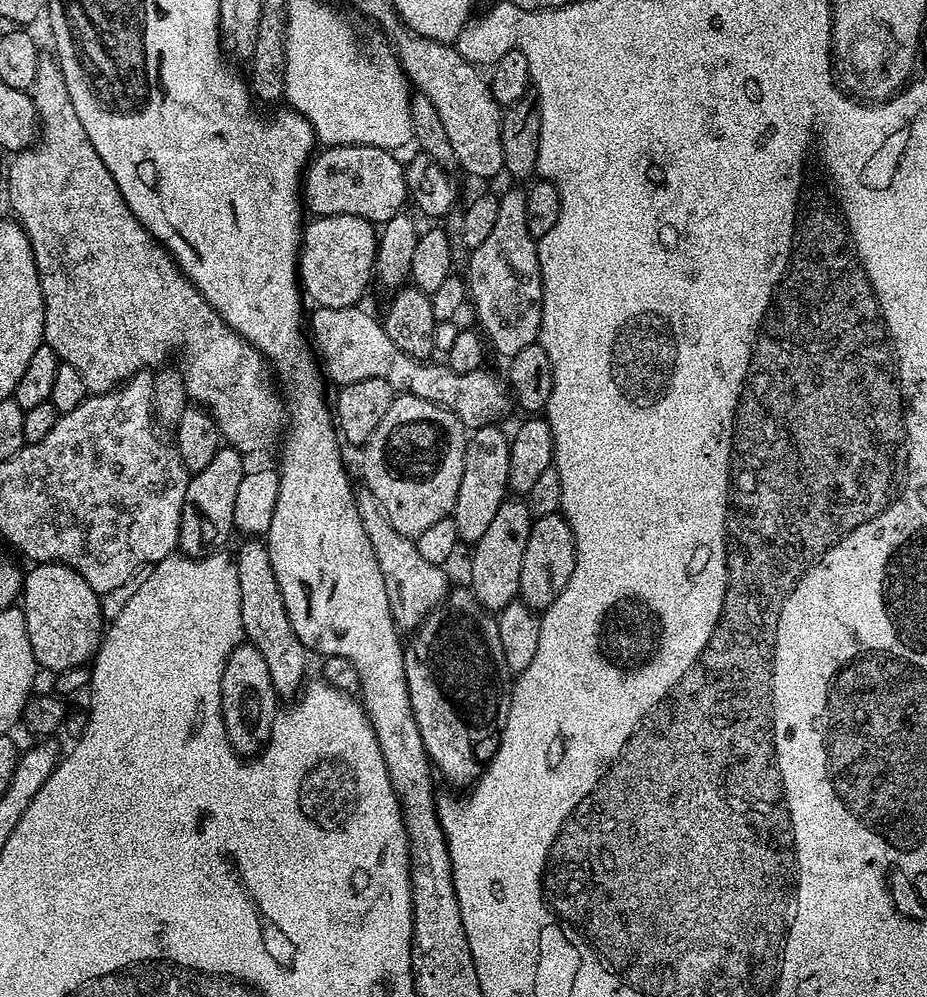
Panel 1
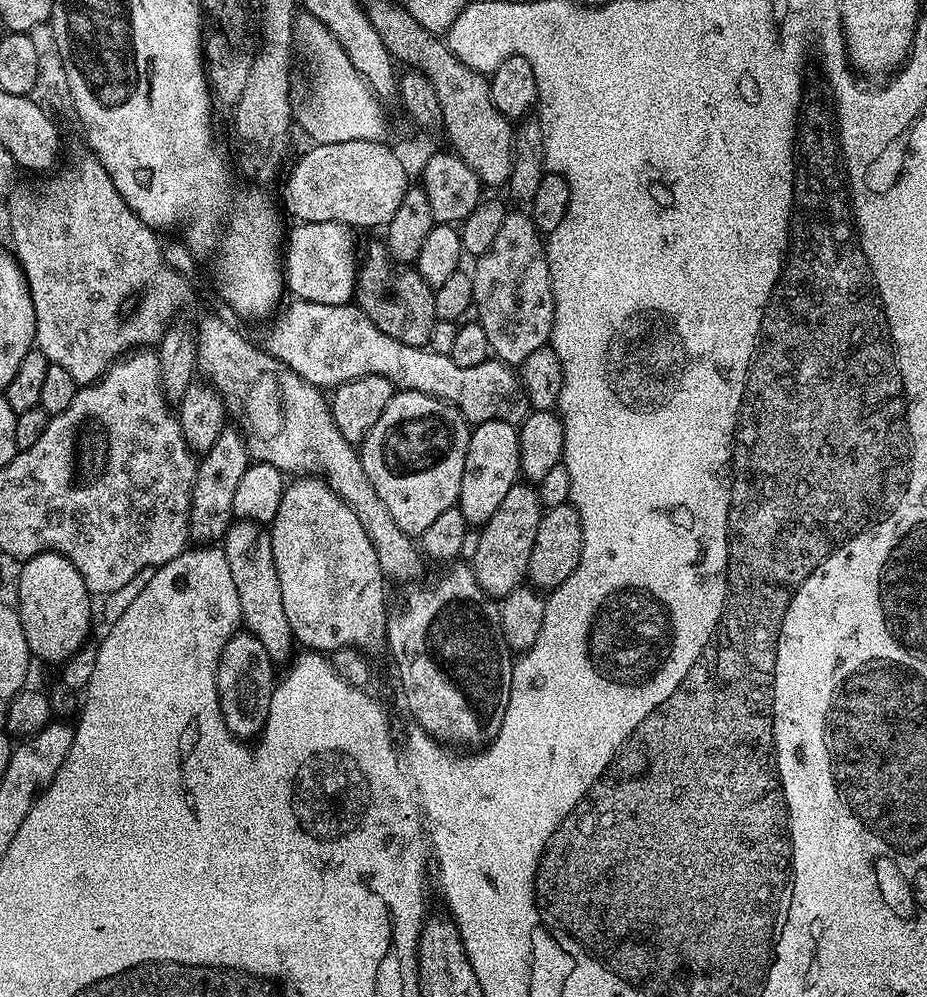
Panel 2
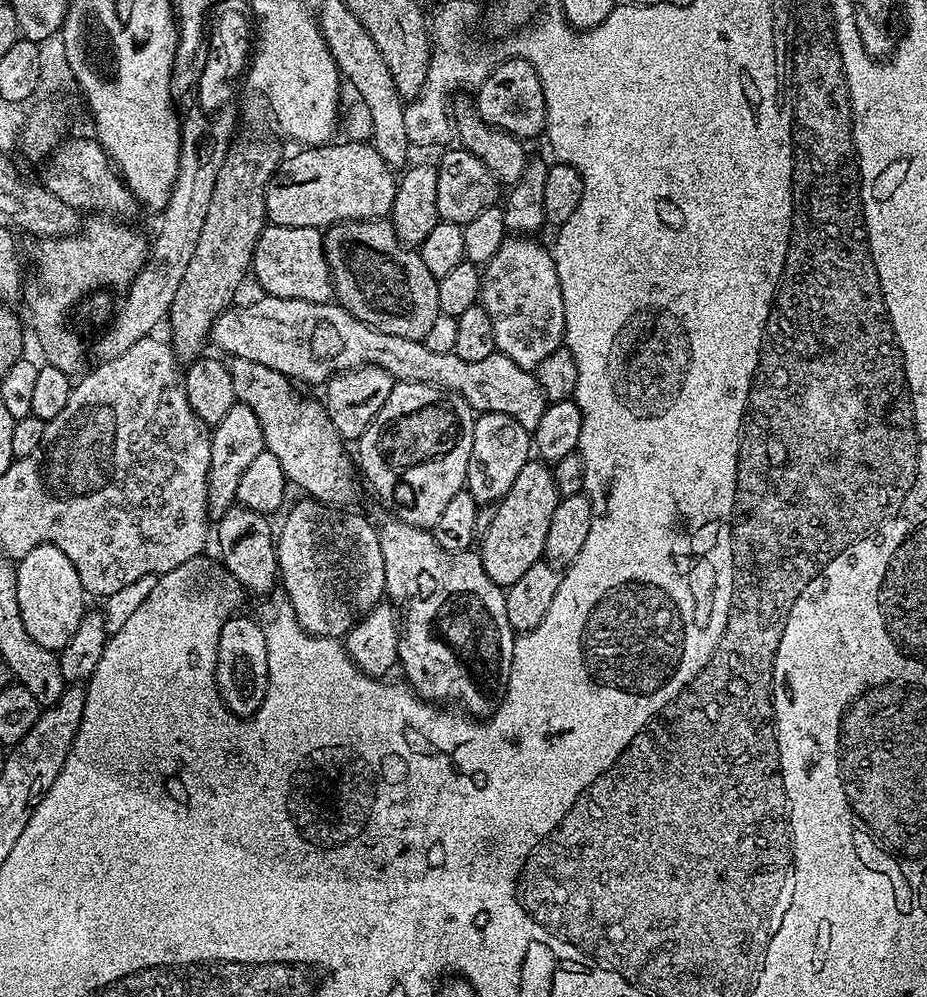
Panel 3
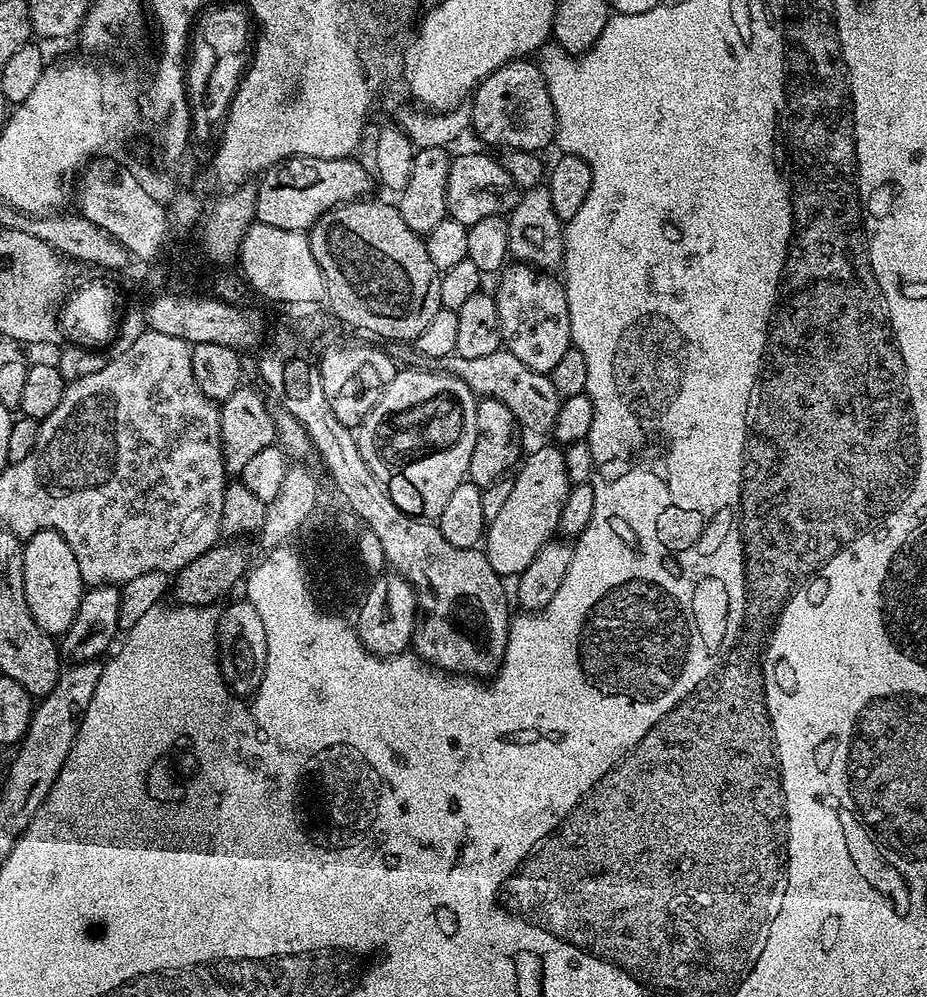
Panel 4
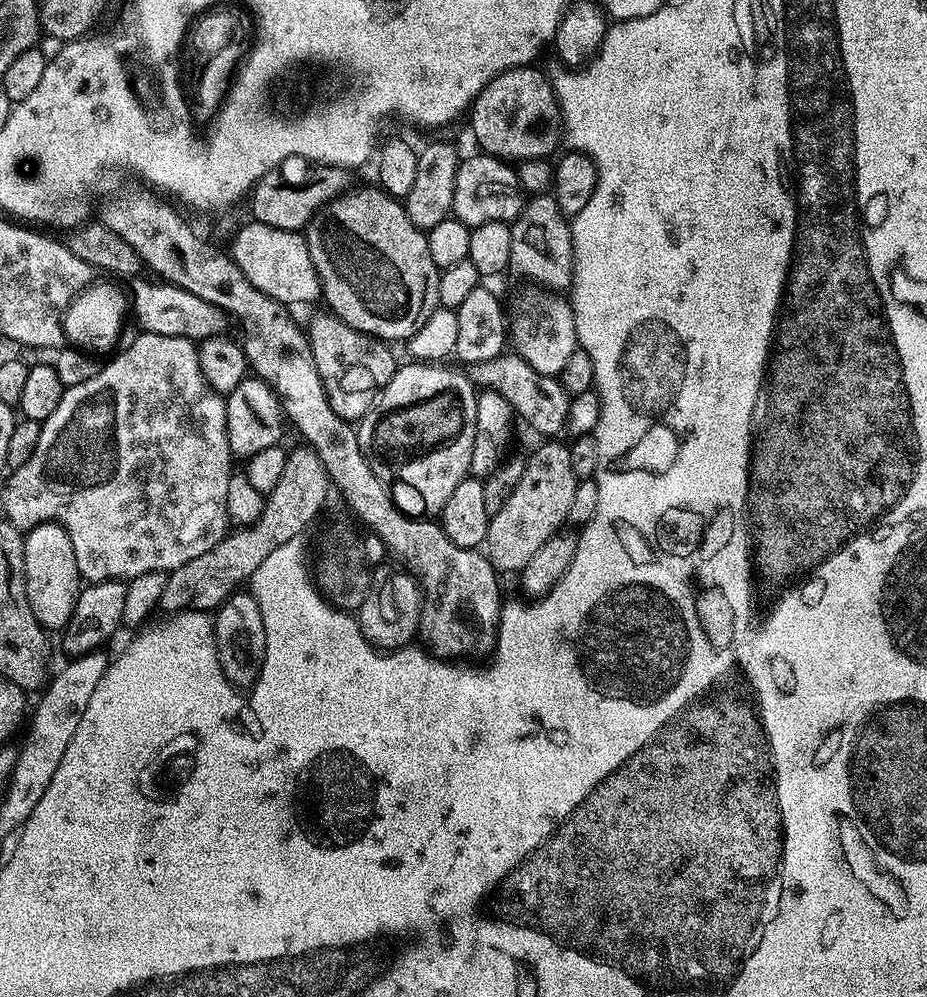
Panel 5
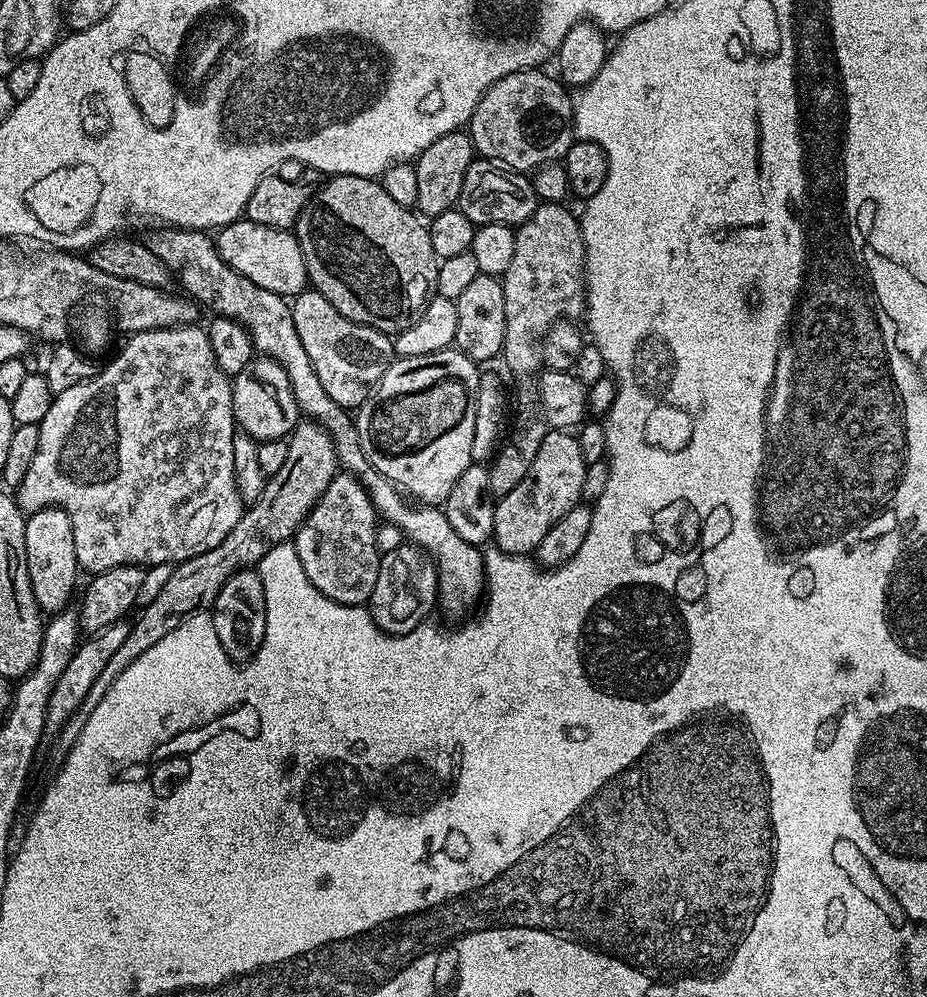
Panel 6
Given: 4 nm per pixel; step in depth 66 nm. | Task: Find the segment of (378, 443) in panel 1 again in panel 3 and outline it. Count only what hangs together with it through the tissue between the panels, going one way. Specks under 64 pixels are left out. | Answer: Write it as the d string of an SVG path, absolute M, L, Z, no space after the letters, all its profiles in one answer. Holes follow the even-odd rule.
M393 383L386 406L378 410L374 422L370 422L368 429L360 435L359 471L360 468L364 471L369 486L380 495L381 502L392 511L389 513L395 519L406 522L411 528L431 530L450 498L465 491L466 466L469 465L470 448L474 441L475 422L472 407L456 392L447 392L445 388L429 384Z

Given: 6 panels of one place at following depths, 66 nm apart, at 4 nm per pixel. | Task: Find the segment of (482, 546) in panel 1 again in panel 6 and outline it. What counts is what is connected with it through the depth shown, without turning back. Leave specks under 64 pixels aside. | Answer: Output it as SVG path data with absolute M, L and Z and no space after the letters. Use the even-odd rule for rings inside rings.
M548 430L540 439L538 454L526 470L526 478L496 500L492 540L495 547L509 556L528 556L546 538L550 526L562 518L584 495L584 479L589 464L583 458L579 439L568 430Z

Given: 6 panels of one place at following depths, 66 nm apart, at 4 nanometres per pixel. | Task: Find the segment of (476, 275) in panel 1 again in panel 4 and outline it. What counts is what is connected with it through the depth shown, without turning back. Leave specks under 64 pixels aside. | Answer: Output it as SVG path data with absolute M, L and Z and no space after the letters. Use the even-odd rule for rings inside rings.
M512 262L499 273L494 295L498 308L498 326L503 347L522 366L550 374L562 356L572 348L570 314L566 306L563 283L554 280L547 271L533 268L531 264Z

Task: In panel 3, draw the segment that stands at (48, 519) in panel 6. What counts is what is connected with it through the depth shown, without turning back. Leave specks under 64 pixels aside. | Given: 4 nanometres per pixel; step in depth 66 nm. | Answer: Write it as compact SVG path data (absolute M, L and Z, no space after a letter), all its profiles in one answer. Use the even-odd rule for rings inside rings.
M56 544L34 546L34 550L16 564L16 589L26 634L30 634L38 646L46 646L46 650L59 653L76 637L86 611L86 593L82 578L78 578L78 570L74 570L74 562L70 562Z

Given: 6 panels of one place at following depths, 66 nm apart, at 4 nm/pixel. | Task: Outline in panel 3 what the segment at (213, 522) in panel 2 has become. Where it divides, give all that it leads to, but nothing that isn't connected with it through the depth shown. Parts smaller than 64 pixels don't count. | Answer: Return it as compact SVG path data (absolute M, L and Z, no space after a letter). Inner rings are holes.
M239 402L232 404L226 410L226 418L218 422L211 429L212 445L210 446L210 470L208 471L208 515L219 518L226 514L226 510L237 503L238 482L242 482L242 474L246 474L250 462L258 458L266 449L262 426L250 410L250 406Z

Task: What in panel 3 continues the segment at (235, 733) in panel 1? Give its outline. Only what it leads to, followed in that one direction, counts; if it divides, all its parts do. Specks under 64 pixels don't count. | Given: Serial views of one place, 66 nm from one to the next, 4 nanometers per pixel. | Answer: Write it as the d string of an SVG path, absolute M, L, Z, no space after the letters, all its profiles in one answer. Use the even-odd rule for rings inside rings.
M245 614L231 616L218 640L216 689L232 715L251 718L268 693L268 643L266 631Z

